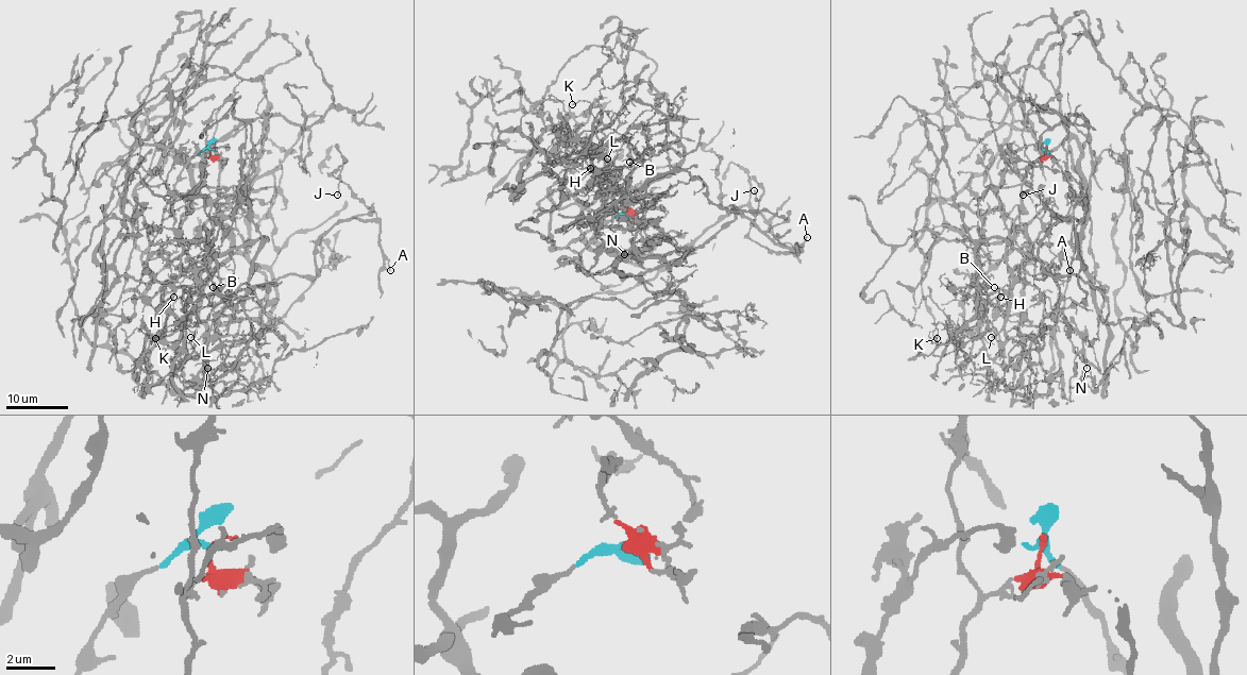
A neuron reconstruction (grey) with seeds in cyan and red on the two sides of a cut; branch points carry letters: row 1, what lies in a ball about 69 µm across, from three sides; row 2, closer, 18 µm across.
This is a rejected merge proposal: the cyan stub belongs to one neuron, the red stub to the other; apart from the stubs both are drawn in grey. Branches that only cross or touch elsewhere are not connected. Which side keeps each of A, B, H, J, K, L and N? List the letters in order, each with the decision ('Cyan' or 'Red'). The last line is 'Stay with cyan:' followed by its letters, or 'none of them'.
A: Cyan
B: Red
H: Red
J: Cyan
K: Red
L: Red
N: Cyan
Stay with cyan: A, J, N

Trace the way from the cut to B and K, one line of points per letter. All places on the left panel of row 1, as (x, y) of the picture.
B: (208, 149), (203, 187), (181, 222), (181, 243), (194, 266), (195, 283), (187, 310), (203, 309), (214, 287)
K: (208, 149), (203, 187), (181, 222), (195, 291), (174, 357), (180, 353), (185, 332), (180, 324), (156, 338)

